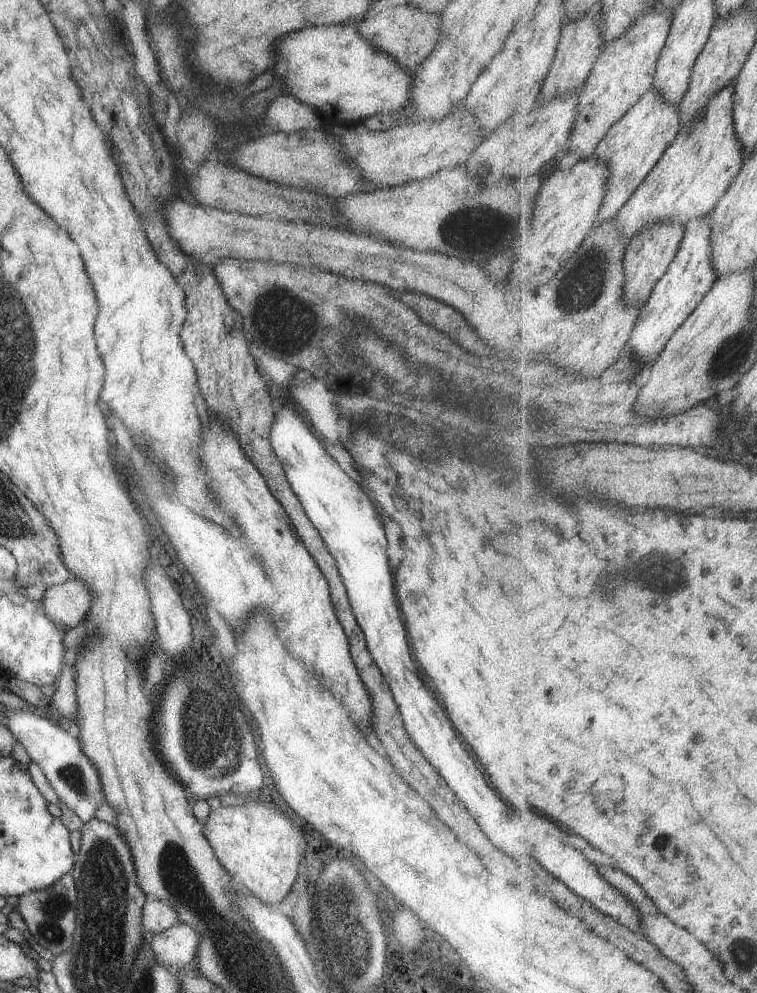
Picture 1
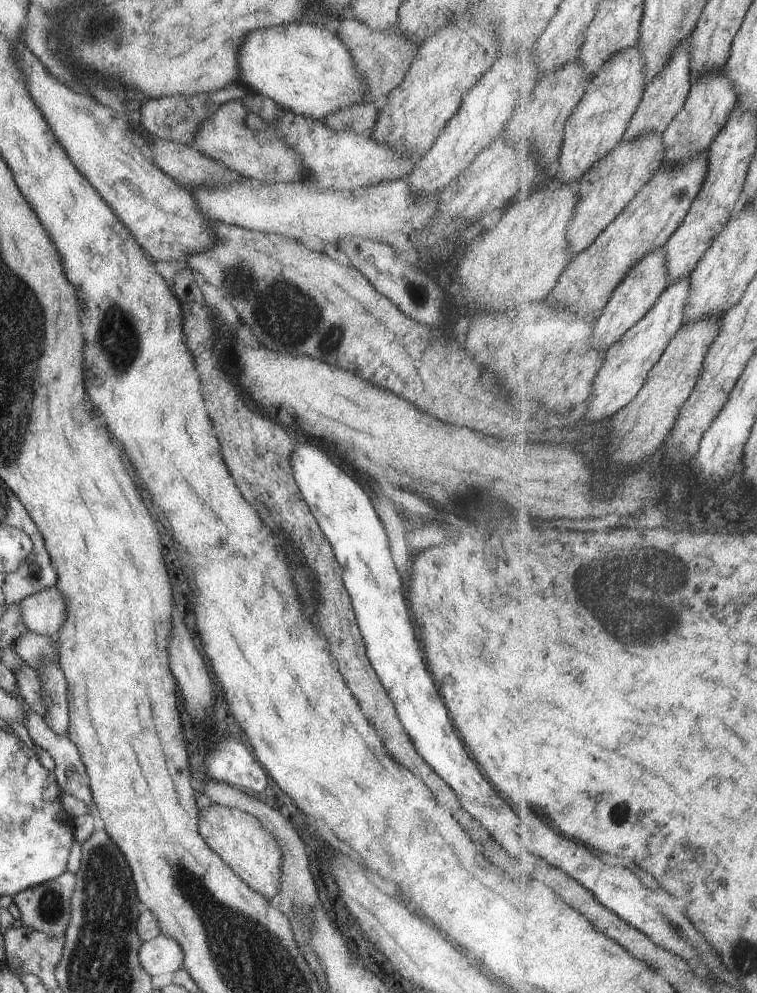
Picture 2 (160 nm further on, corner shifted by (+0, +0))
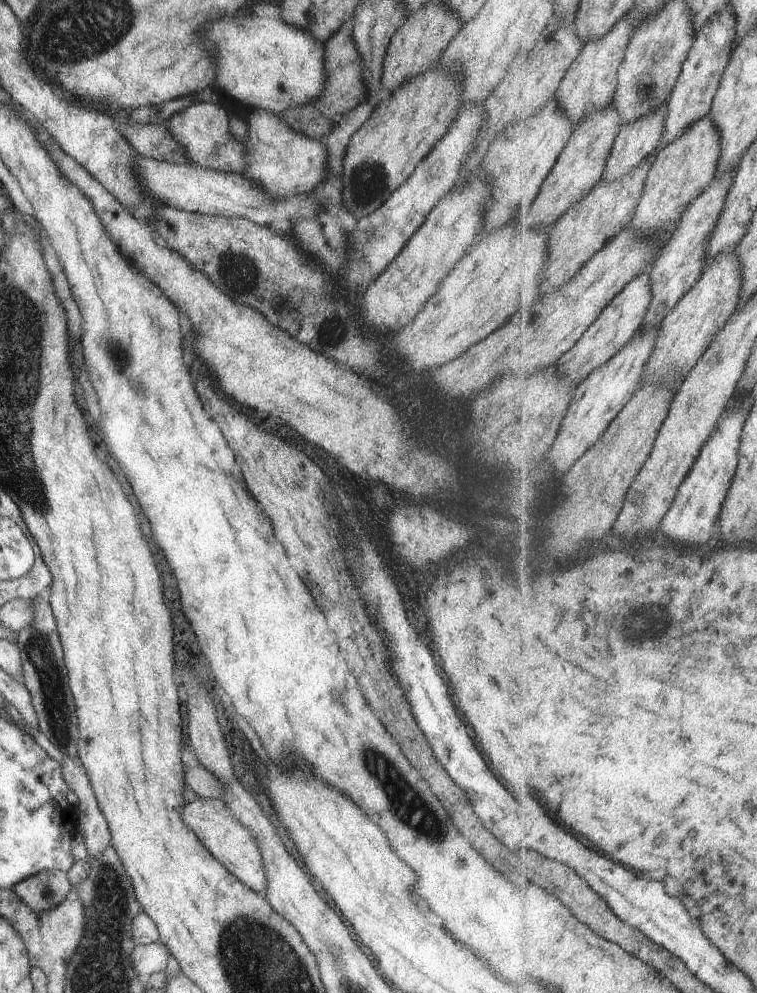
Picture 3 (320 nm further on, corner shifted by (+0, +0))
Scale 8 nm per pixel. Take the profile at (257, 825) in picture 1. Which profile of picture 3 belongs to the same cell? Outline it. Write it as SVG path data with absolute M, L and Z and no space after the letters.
M196 796L180 810L182 821L193 831L201 844L221 866L254 893L266 887L267 881L262 856L251 831L233 816L221 798Z

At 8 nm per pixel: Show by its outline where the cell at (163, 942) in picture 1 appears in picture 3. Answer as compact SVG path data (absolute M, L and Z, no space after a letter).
M154 942L148 945L135 945L130 952L132 967L138 976L163 971L167 964L167 956L170 954L166 946L161 942Z

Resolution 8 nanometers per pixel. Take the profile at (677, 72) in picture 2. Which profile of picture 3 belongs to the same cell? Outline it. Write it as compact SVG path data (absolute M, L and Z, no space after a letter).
M668 102L639 121L625 125L616 138L602 182L627 177L660 145L668 115Z

